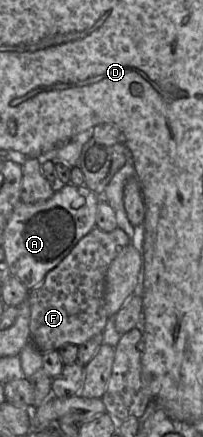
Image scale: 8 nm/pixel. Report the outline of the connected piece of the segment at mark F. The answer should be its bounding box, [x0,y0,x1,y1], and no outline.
[28,227,131,352]

